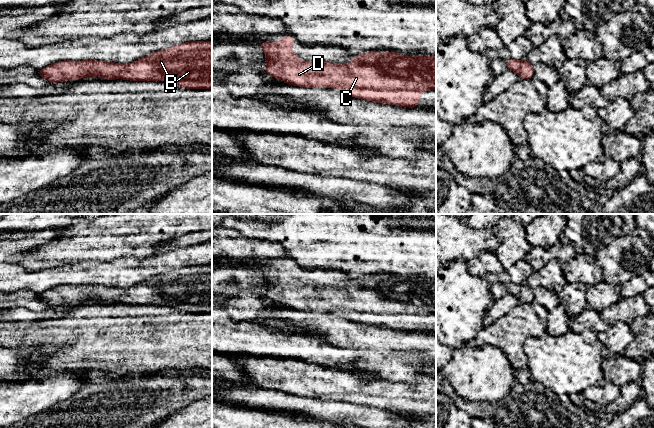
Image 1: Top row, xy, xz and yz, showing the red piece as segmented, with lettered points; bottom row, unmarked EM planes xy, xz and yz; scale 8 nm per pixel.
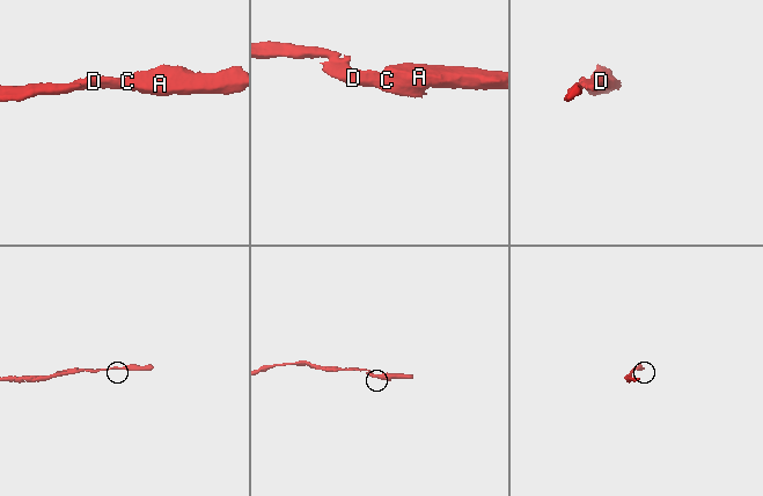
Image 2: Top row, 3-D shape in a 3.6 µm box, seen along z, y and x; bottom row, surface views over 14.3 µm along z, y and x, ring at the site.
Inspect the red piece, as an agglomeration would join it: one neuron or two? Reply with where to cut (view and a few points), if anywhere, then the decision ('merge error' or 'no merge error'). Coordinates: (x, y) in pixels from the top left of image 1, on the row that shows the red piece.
cut none; no merge error

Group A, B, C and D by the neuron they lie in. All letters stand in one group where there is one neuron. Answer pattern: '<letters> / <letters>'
A B C D

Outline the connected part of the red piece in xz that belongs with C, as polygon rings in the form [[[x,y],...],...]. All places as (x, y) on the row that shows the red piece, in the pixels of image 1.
[[[287,34],[283,35],[283,40],[269,40],[259,42],[259,46],[265,53],[265,58],[268,63],[262,67],[262,70],[267,72],[273,78],[282,80],[290,86],[299,87],[318,87],[318,88],[333,88],[348,96],[358,99],[364,99],[375,103],[395,105],[399,107],[418,108],[419,98],[425,91],[436,90],[436,56],[404,56],[399,52],[365,52],[358,55],[353,55],[354,59],[348,65],[343,63],[331,62],[312,62],[300,60],[293,53],[295,38]]]

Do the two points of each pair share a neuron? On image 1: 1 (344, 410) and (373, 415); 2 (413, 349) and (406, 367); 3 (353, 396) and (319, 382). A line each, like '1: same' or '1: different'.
1: same
2: different
3: same

